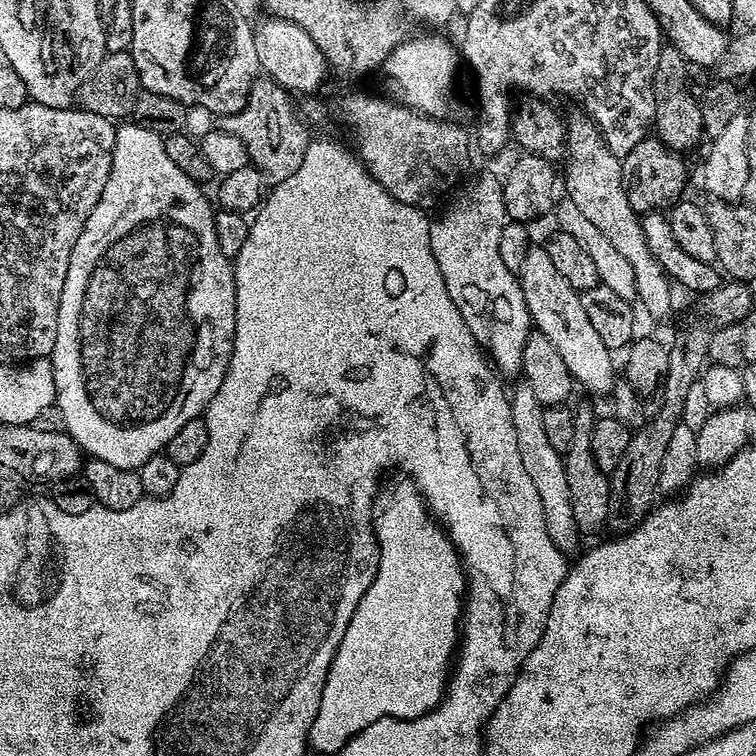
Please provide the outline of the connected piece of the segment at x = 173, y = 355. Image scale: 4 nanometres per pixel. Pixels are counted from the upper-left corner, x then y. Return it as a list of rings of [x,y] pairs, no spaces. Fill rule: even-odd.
[[[124,122],[116,129],[116,141],[112,151],[110,174],[98,206],[90,210],[78,242],[74,242],[74,254],[70,254],[70,270],[66,270],[66,286],[62,286],[62,298],[58,306],[58,338],[50,357],[56,387],[55,407],[60,409],[63,431],[74,438],[80,451],[91,459],[110,462],[110,466],[139,470],[150,458],[161,455],[167,449],[170,438],[186,426],[186,422],[197,419],[218,394],[222,378],[232,357],[232,339],[236,329],[236,269],[233,261],[222,254],[216,233],[214,204],[208,201],[197,181],[191,180],[166,155],[164,136],[144,129],[133,122]]]

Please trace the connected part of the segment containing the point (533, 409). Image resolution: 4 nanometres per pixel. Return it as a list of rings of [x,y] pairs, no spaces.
[[[520,382],[510,392],[510,414],[514,422],[514,434],[518,434],[518,454],[522,454],[522,467],[530,474],[534,486],[538,489],[538,498],[542,498],[542,514],[546,518],[546,530],[550,534],[550,542],[558,546],[565,554],[579,553],[582,533],[574,522],[574,506],[570,502],[570,482],[566,482],[566,466],[561,452],[550,446],[546,439],[546,422],[544,421],[543,404],[538,402],[534,390],[530,390],[527,382]]]

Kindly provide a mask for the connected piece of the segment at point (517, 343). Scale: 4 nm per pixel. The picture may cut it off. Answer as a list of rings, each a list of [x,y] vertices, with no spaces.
[[[484,172],[466,184],[455,193],[456,201],[437,220],[431,221],[430,250],[434,250],[434,262],[438,262],[438,270],[442,270],[446,290],[454,306],[458,306],[458,314],[462,314],[466,326],[470,326],[470,334],[474,334],[497,373],[504,378],[519,377],[522,372],[522,350],[526,350],[526,338],[534,325],[517,273],[510,271],[506,262],[502,262],[502,254],[498,254],[498,242],[502,242],[502,230],[506,223],[503,183],[500,176],[498,178],[492,172]]]

